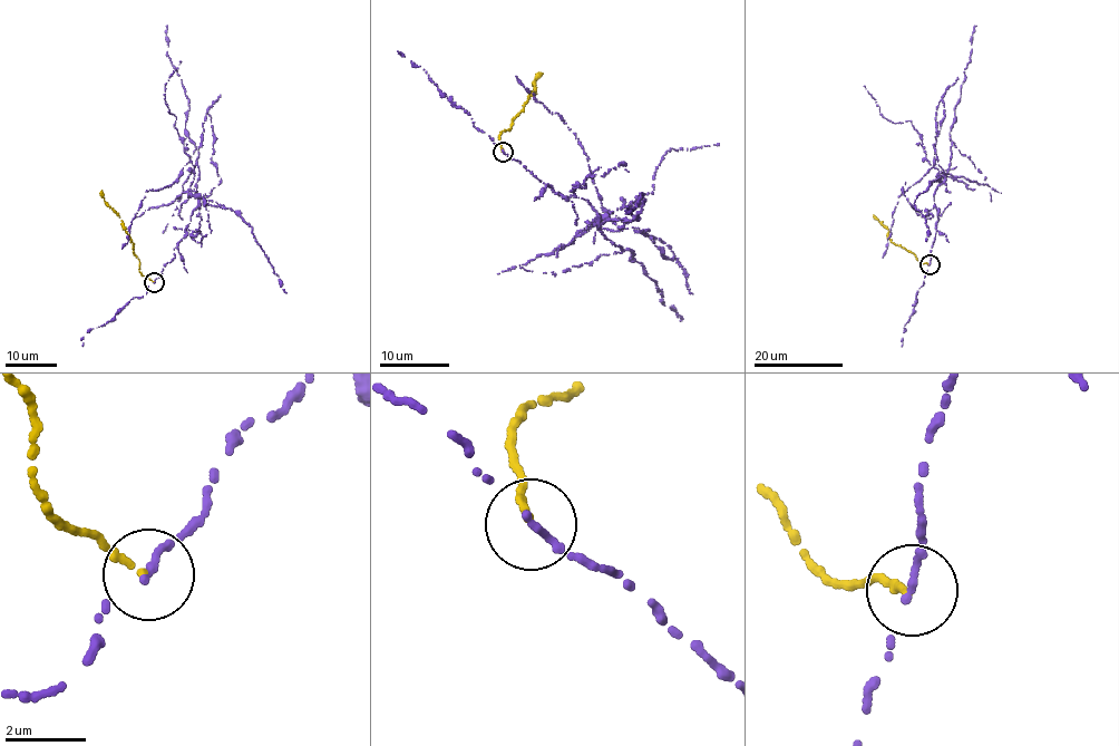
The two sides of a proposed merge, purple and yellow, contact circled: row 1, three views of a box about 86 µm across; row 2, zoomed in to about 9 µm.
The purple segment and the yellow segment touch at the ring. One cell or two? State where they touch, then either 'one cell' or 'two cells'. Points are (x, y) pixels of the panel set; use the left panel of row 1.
at (154, 282); two cells

